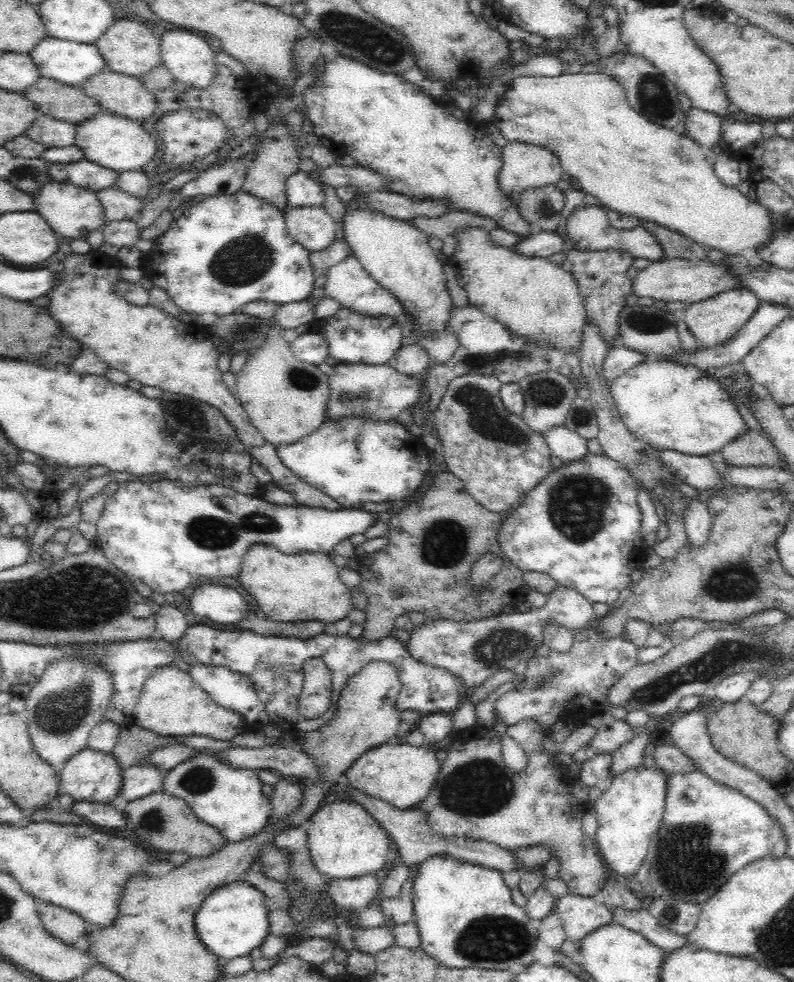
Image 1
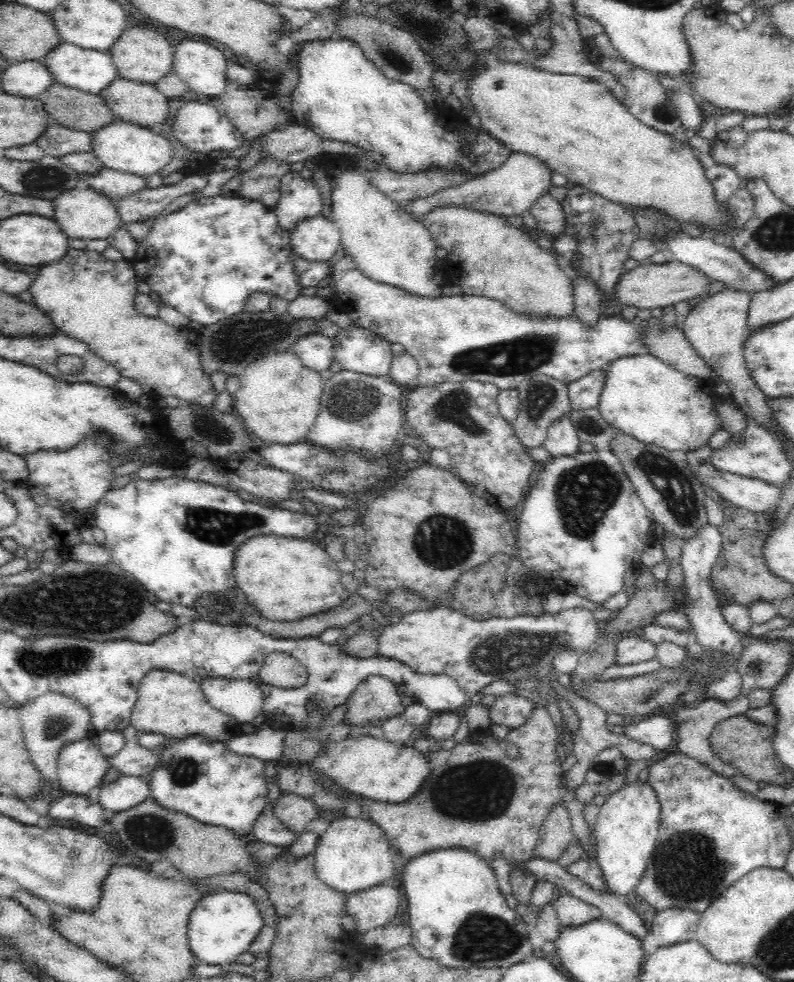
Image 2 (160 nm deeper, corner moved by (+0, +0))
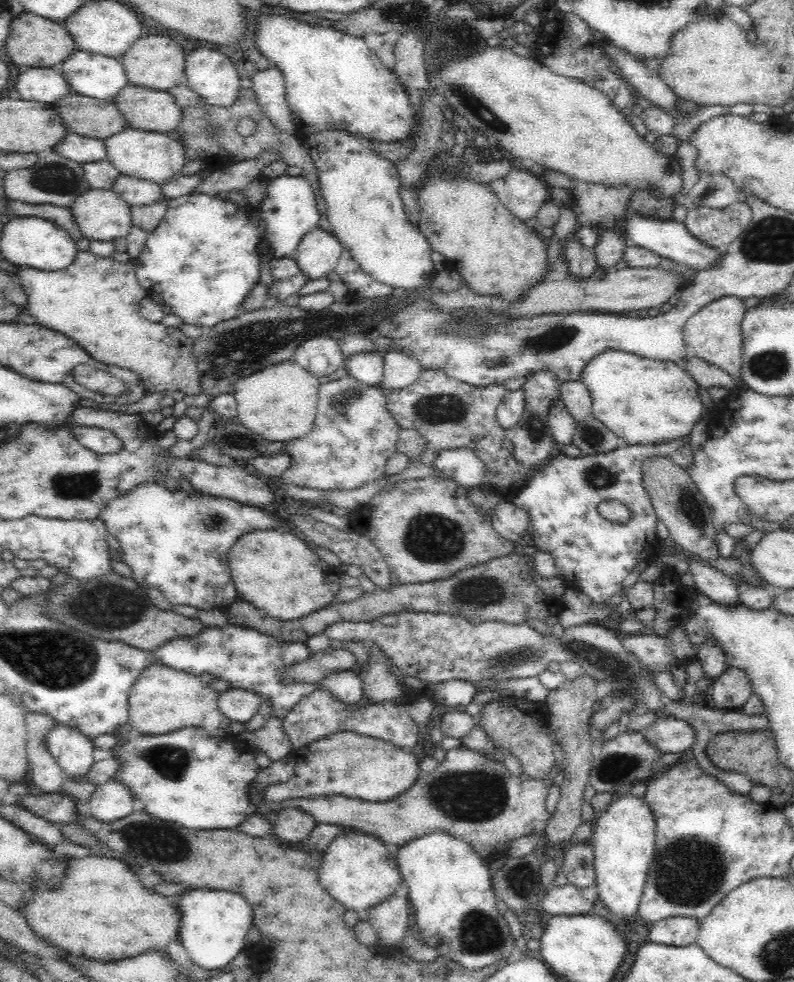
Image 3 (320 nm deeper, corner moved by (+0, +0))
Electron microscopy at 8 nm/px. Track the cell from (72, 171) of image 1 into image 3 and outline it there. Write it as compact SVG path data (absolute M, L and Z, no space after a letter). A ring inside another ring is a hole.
M120 175L111 188L131 207L154 204L164 200L161 185L128 175Z

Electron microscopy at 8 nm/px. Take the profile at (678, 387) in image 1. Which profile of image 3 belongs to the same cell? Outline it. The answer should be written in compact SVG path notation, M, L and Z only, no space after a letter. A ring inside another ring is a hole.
M607 349L589 360L580 382L590 391L591 416L628 445L666 442L689 436L692 426L707 413L694 377L674 362L644 359L628 352Z

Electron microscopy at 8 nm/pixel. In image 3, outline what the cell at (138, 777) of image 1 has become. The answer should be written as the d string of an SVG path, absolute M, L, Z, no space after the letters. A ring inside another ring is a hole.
M114 779L96 785L90 795L89 804L91 818L104 823L126 818L144 808L126 785Z

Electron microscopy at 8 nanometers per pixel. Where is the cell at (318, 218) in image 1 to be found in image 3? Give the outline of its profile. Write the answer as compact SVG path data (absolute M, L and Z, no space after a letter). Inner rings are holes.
M316 227L302 237L292 257L306 280L316 280L335 271L344 249L333 233Z

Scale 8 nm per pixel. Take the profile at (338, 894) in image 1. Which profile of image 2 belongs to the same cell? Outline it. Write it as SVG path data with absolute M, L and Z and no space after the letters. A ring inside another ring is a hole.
M387 882L366 890L345 896L347 915L355 921L355 930L364 934L370 928L392 925L400 910L400 892Z

